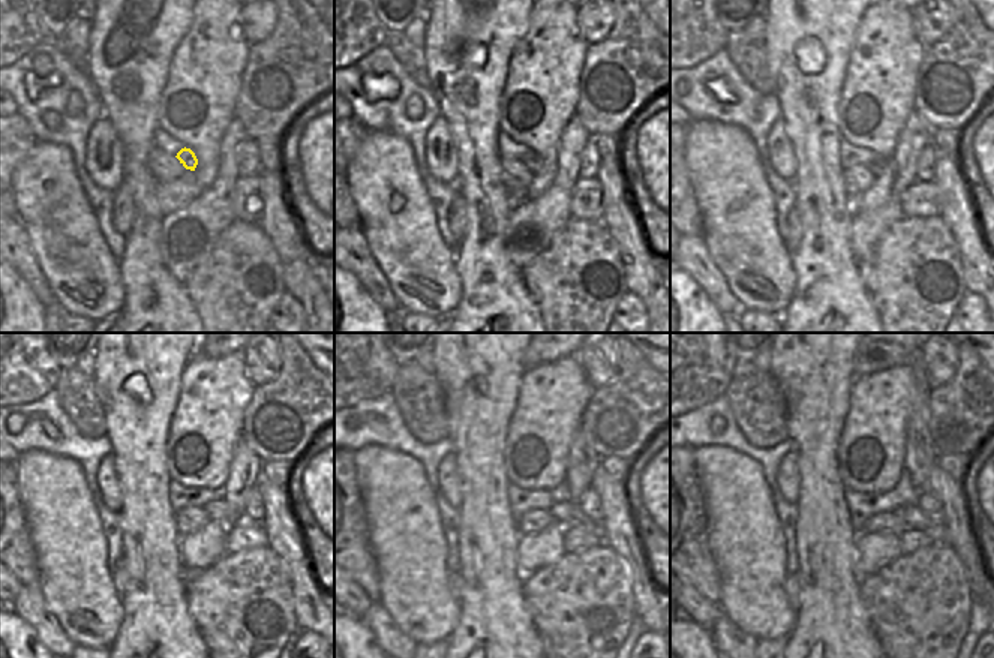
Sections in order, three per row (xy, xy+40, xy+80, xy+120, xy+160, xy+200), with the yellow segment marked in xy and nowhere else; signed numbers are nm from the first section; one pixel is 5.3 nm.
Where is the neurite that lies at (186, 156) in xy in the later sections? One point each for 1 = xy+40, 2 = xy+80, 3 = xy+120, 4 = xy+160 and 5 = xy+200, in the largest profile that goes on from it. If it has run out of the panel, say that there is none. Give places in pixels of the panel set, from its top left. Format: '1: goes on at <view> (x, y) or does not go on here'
1: goes on at xy+40 (529, 159)
2: goes on at xy+80 (876, 168)
3: goes on at xy+120 (219, 510)
4: goes on at xy+160 (565, 513)
5: goes on at xy+200 (912, 516)

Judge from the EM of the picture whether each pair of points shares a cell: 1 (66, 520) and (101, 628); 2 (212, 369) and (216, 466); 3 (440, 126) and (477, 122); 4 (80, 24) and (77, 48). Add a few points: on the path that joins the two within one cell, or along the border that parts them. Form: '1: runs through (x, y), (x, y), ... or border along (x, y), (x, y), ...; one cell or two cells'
1: runs through (71, 547), (74, 580), (86, 601); one cell
2: runs through (215, 393), (216, 442); one cell
3: border along (441, 114), (459, 158); two cells
4: runs through (78, 30), (77, 42); one cell

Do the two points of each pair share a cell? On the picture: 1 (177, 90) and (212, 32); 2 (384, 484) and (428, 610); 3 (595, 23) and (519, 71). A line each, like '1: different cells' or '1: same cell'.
1: same cell
2: same cell
3: different cells

